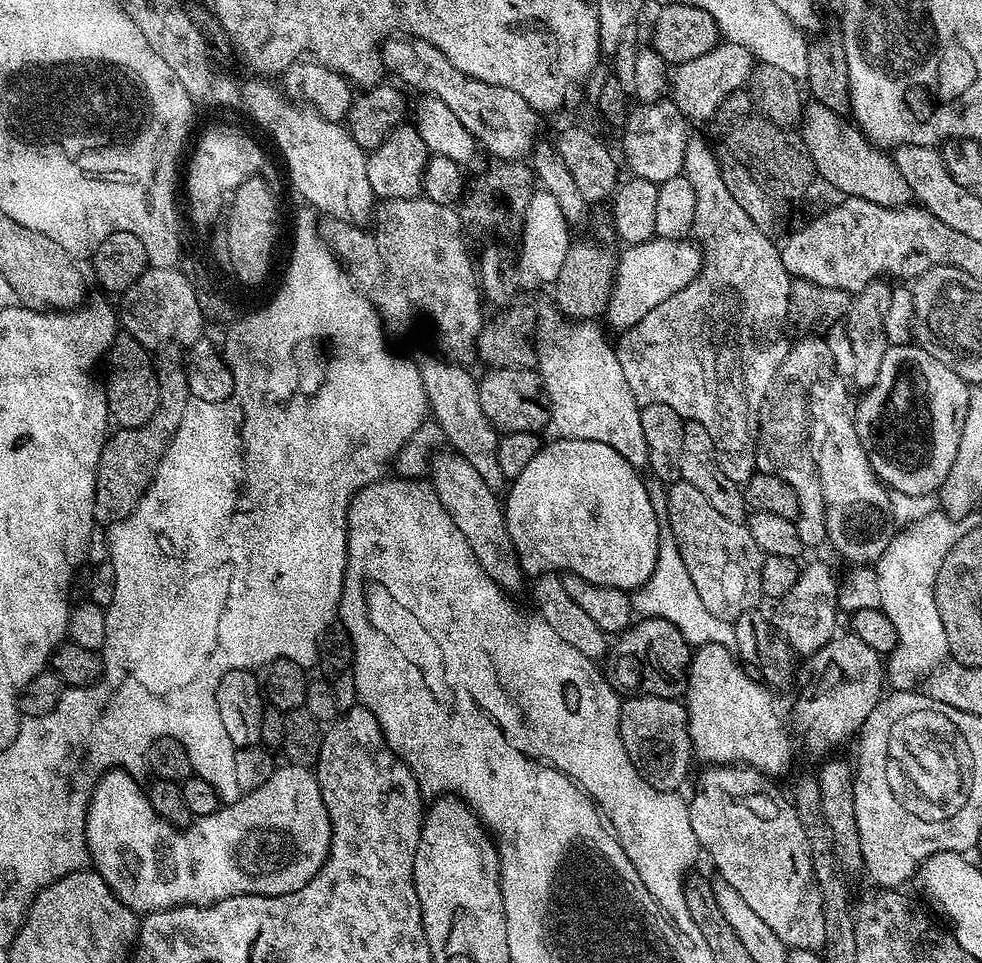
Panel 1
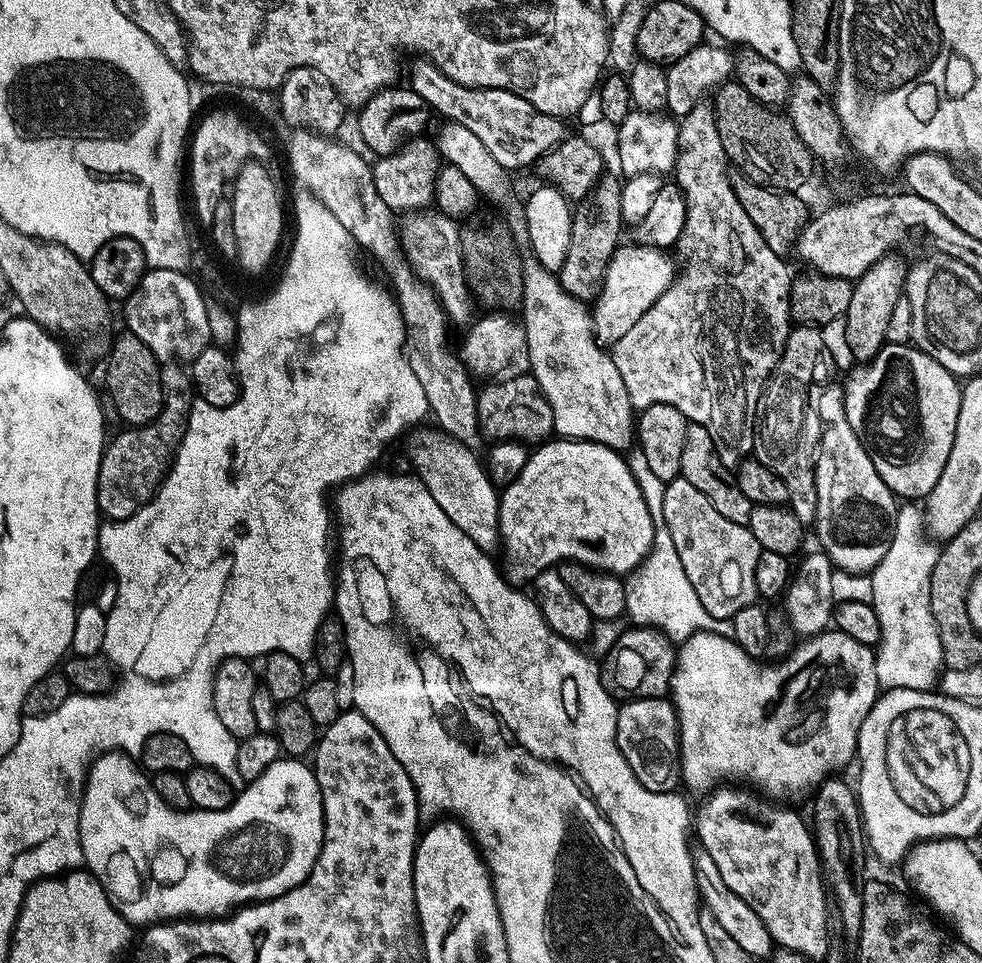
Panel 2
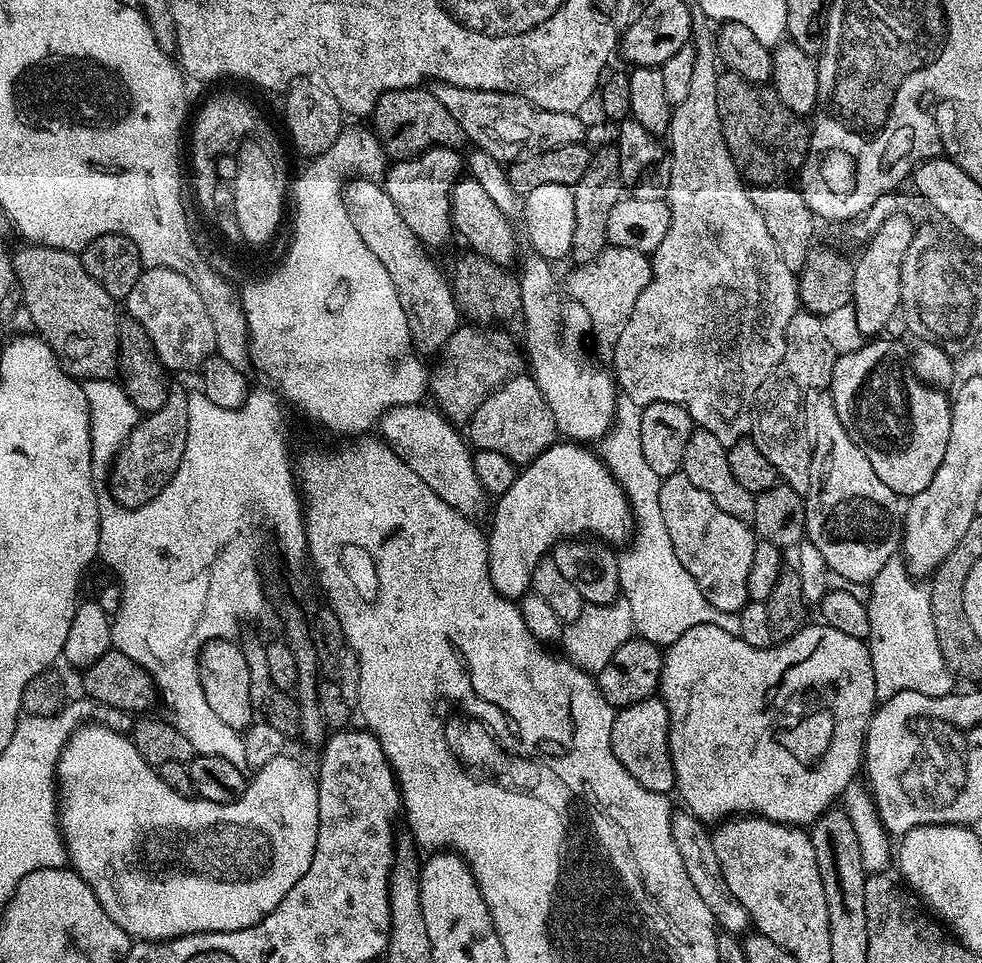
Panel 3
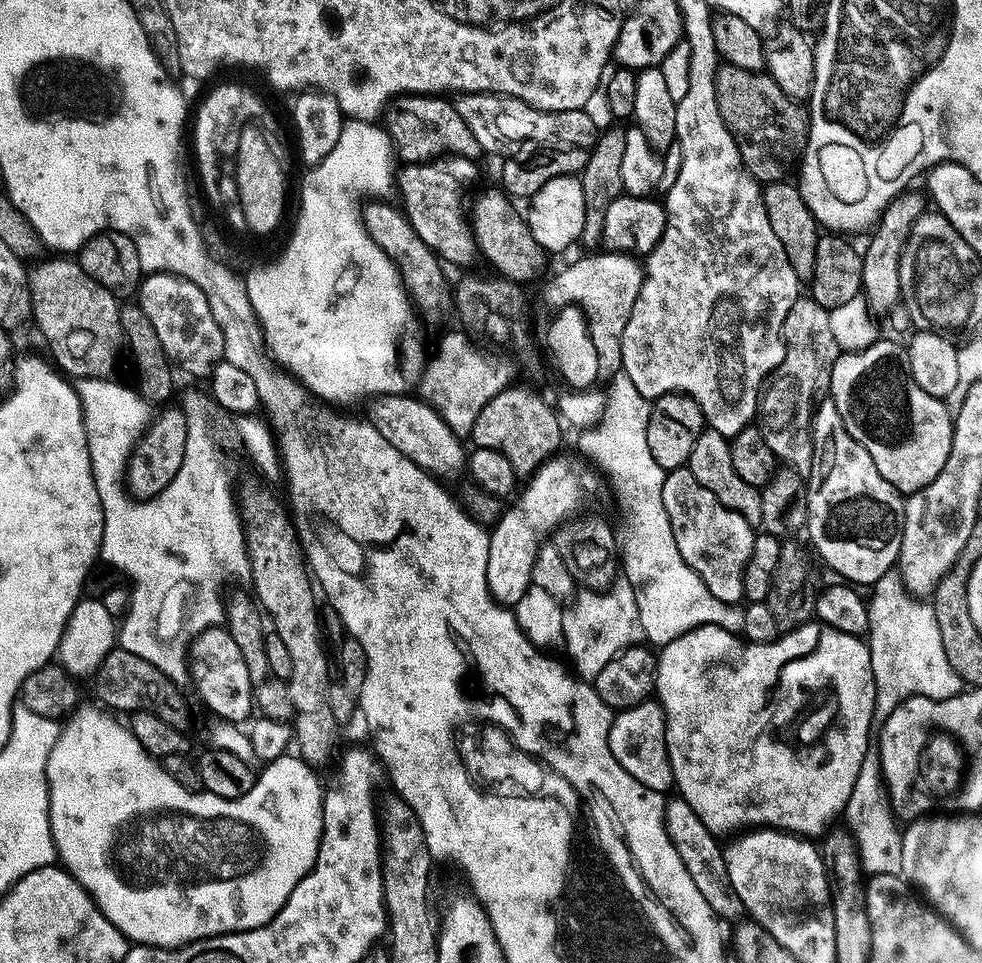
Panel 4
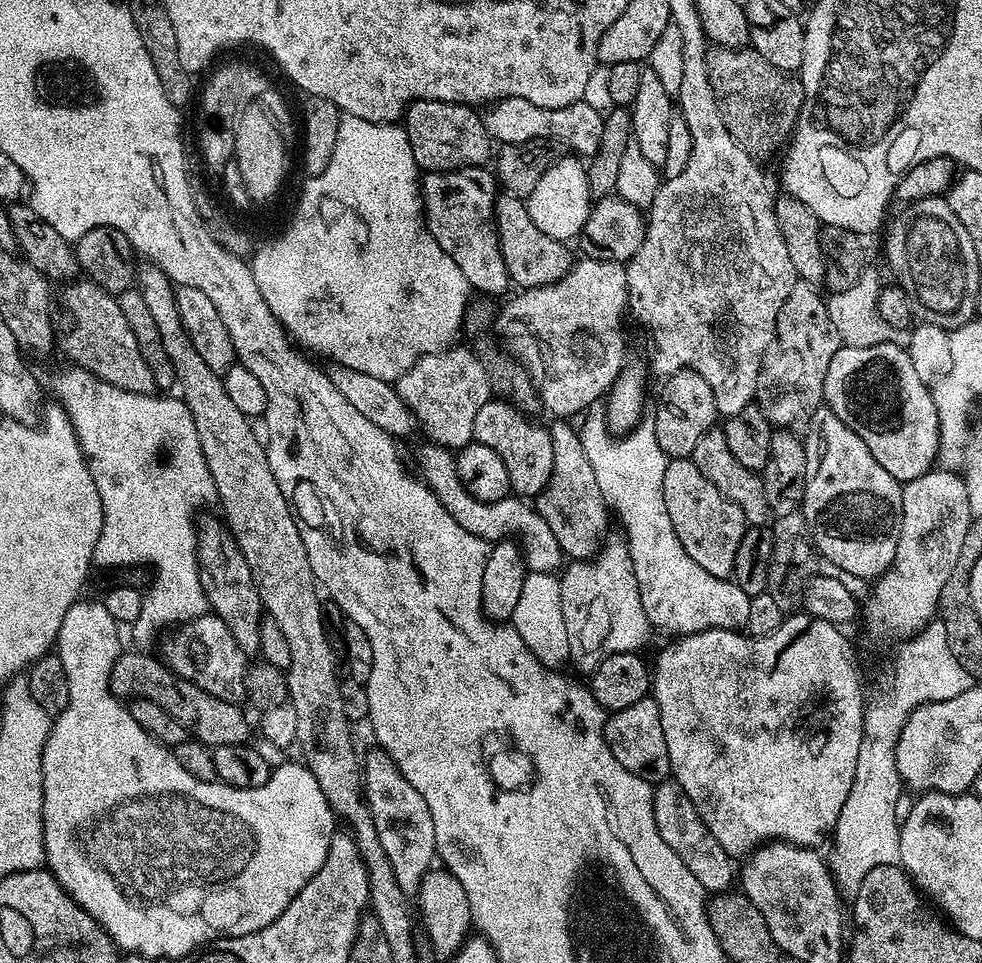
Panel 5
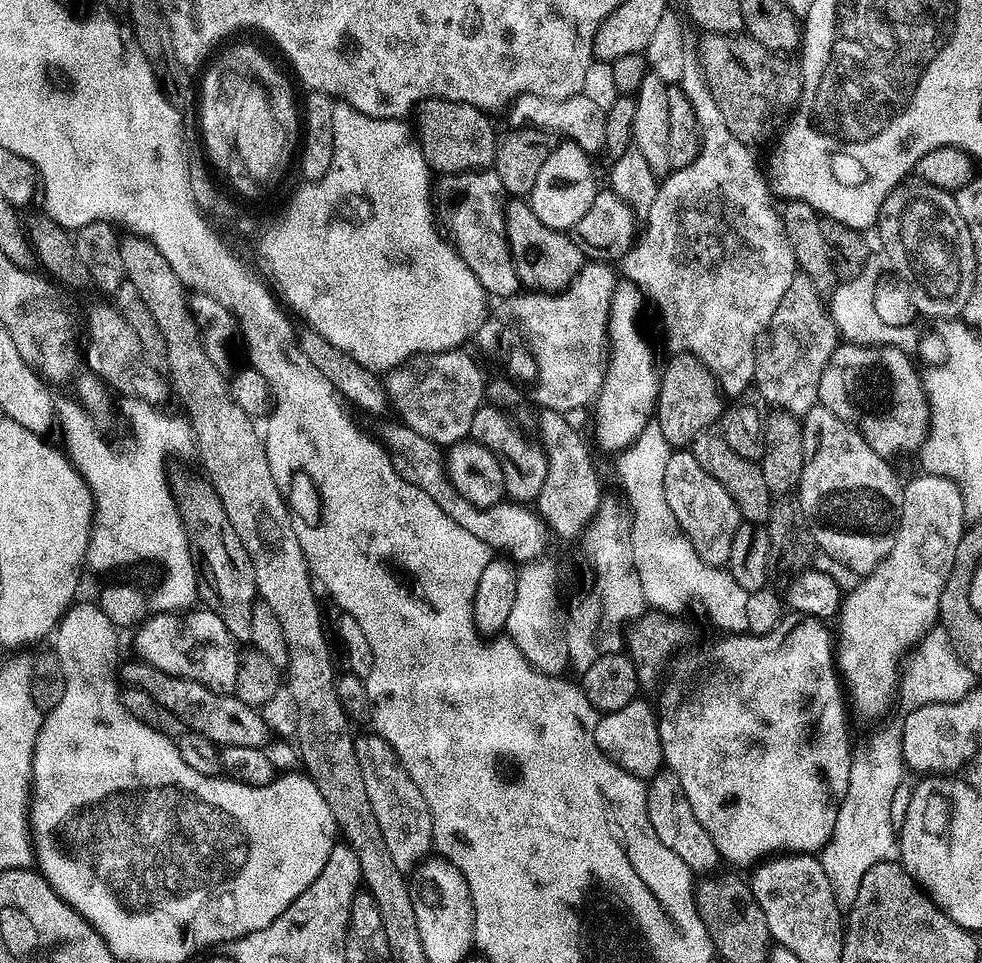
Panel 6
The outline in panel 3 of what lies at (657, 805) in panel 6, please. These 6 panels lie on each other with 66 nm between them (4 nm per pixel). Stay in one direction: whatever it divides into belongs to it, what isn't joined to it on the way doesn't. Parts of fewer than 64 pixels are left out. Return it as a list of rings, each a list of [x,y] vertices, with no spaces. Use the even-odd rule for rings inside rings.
[[[678,810],[672,815],[671,834],[678,847],[678,854],[682,854],[682,866],[686,866],[686,874],[690,874],[690,882],[694,882],[694,890],[698,890],[702,902],[710,906],[713,921],[723,931],[733,934],[747,933],[750,928],[748,911],[746,906],[742,906],[742,902],[738,902],[738,898],[734,898],[734,894],[730,894],[730,886],[726,886],[726,878],[722,878],[722,866],[718,862],[718,854],[714,854],[709,827],[691,812]]]

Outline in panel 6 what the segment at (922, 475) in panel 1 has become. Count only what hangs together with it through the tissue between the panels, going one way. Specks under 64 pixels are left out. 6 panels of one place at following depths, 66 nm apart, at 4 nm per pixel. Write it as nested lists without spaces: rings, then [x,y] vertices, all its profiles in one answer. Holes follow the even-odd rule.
[[[838,346],[818,382],[819,407],[830,410],[839,420],[851,421],[879,456],[892,458],[895,452],[919,449],[927,437],[930,417],[924,381],[912,360],[900,348]],[[848,388],[852,391],[849,404]]]

